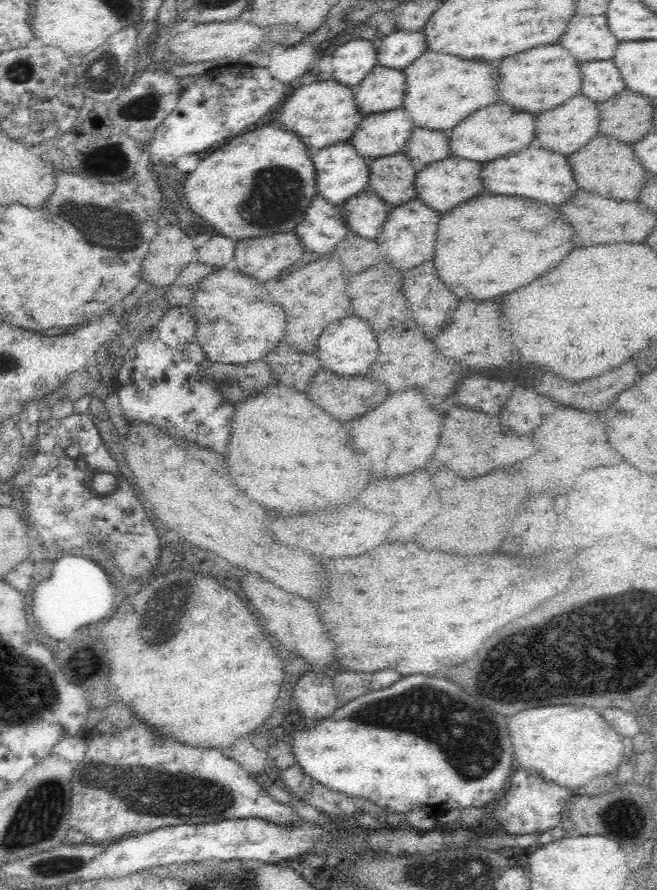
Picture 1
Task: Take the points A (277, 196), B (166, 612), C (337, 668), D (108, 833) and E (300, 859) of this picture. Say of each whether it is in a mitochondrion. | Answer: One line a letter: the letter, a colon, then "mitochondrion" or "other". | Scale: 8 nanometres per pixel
A: mitochondrion
B: mitochondrion
C: other
D: other
E: other

